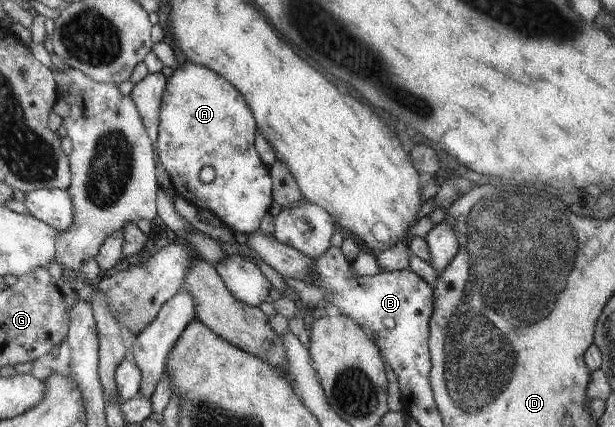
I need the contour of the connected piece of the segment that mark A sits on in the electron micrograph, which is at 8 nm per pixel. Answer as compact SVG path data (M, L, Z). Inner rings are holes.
M185 61L167 79L156 138L159 160L169 173L173 192L197 208L213 212L232 233L257 231L274 201L273 175L260 159L255 134L257 126L247 102L214 70ZM205 166L215 171L210 183L199 178Z

